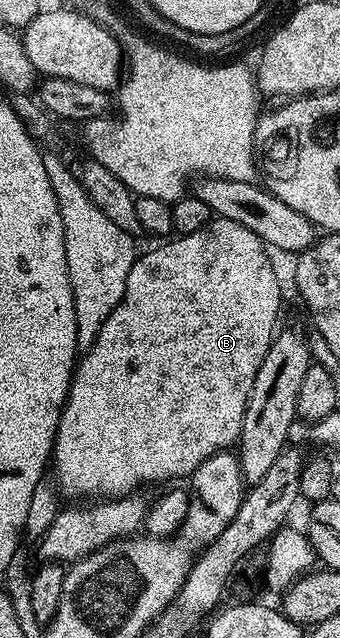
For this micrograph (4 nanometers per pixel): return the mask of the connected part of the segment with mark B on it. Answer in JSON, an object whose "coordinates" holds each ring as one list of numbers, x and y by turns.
{"coordinates":[[219,217,209,219,205,227,198,228,189,235,169,238,161,247,141,254,126,277,126,293,120,304,106,317,106,325,96,335,92,346,79,356,72,373,72,384,64,411,60,414,60,424,56,430,56,443,52,447,51,470,56,470,58,490,61,496,72,501,84,501,91,497,96,501,118,499,139,492,143,483,164,483,167,479,180,479,191,476,212,455,227,451,239,440,242,433,242,417,258,373,262,357,270,349,278,330,276,318,280,315,280,279,268,260,269,248,250,229,238,225,238,221,226,221]]}

